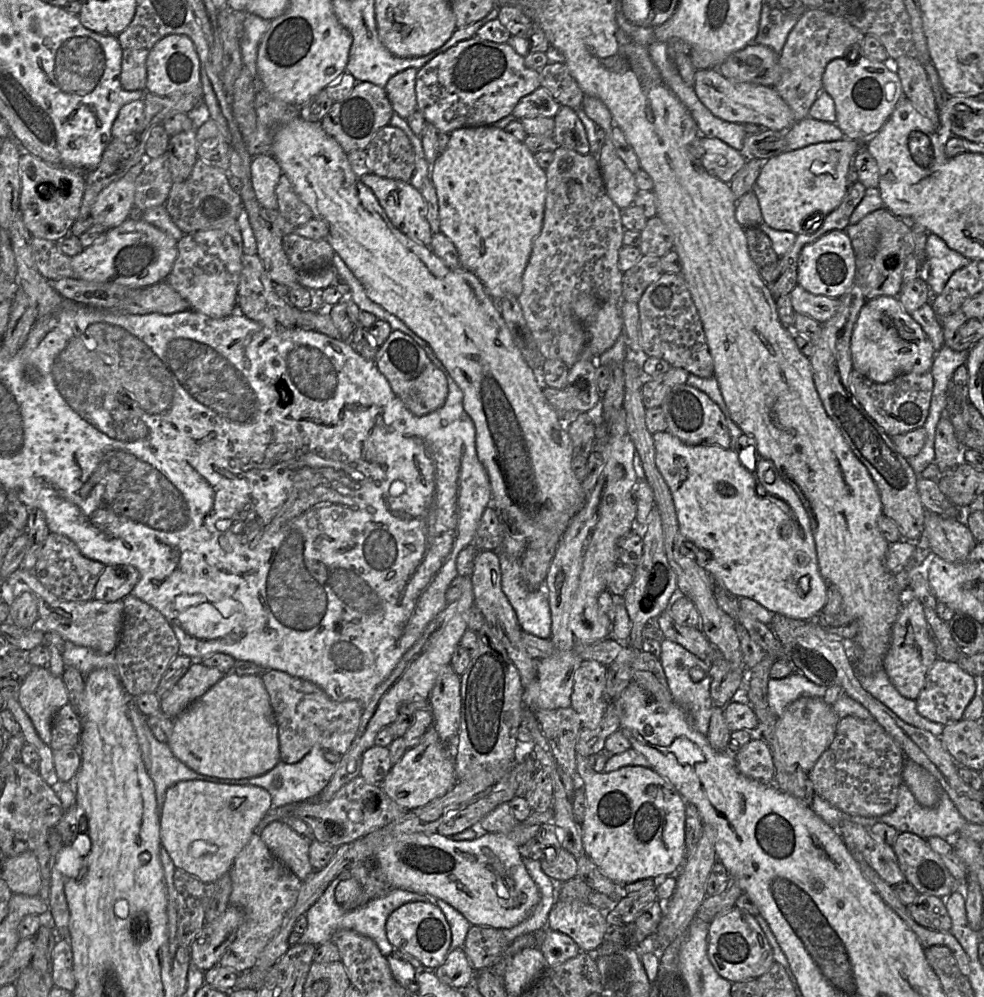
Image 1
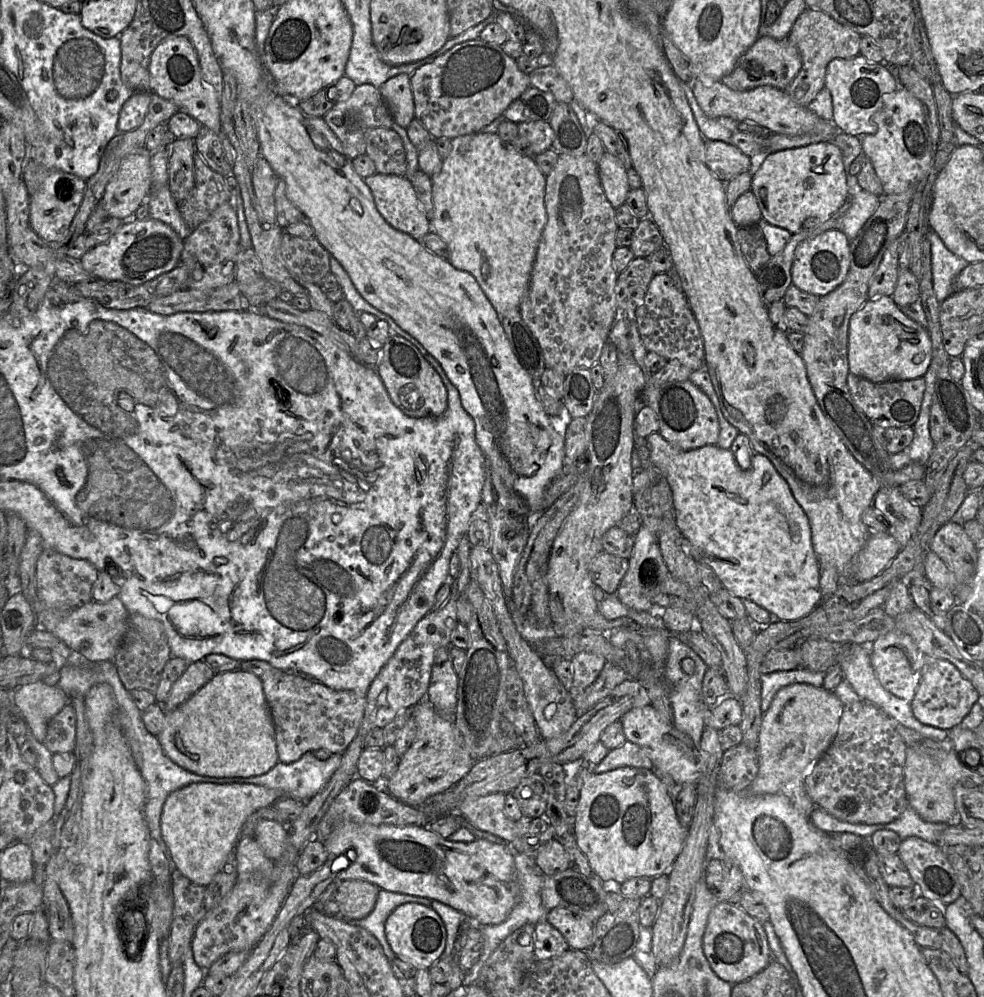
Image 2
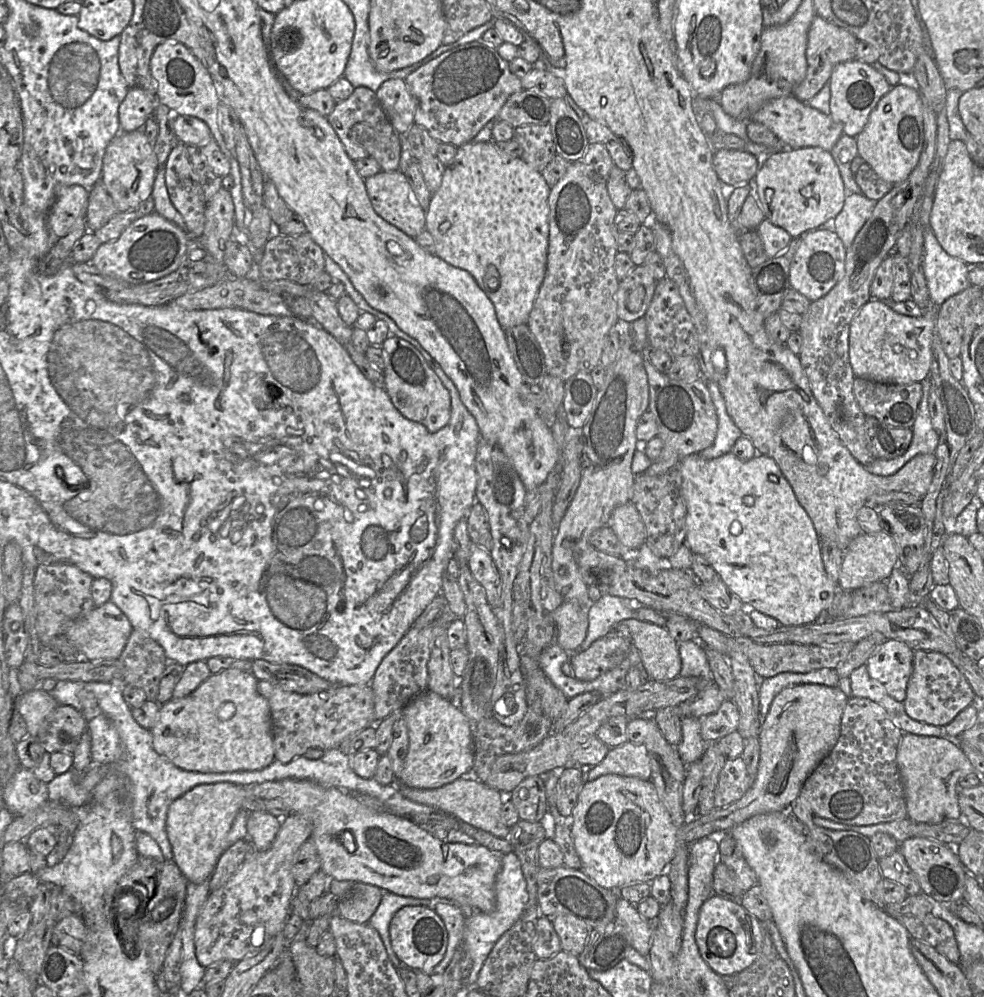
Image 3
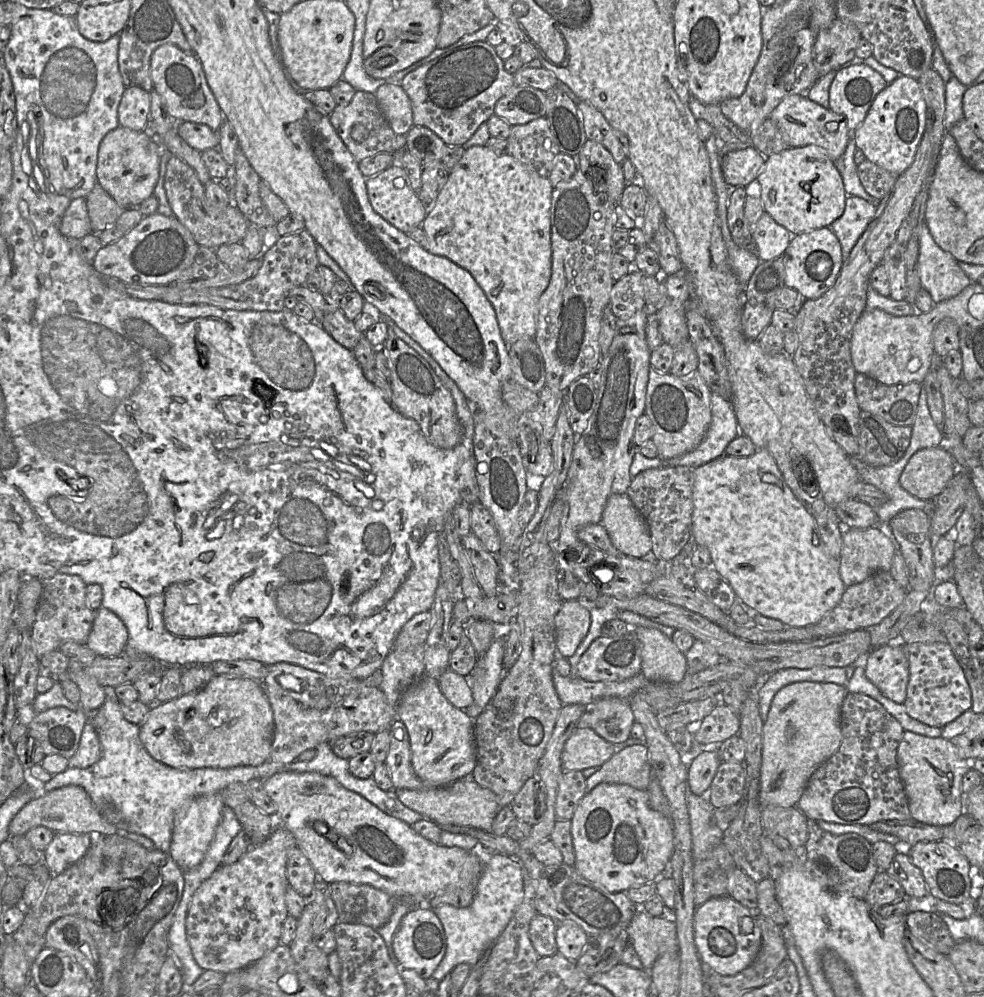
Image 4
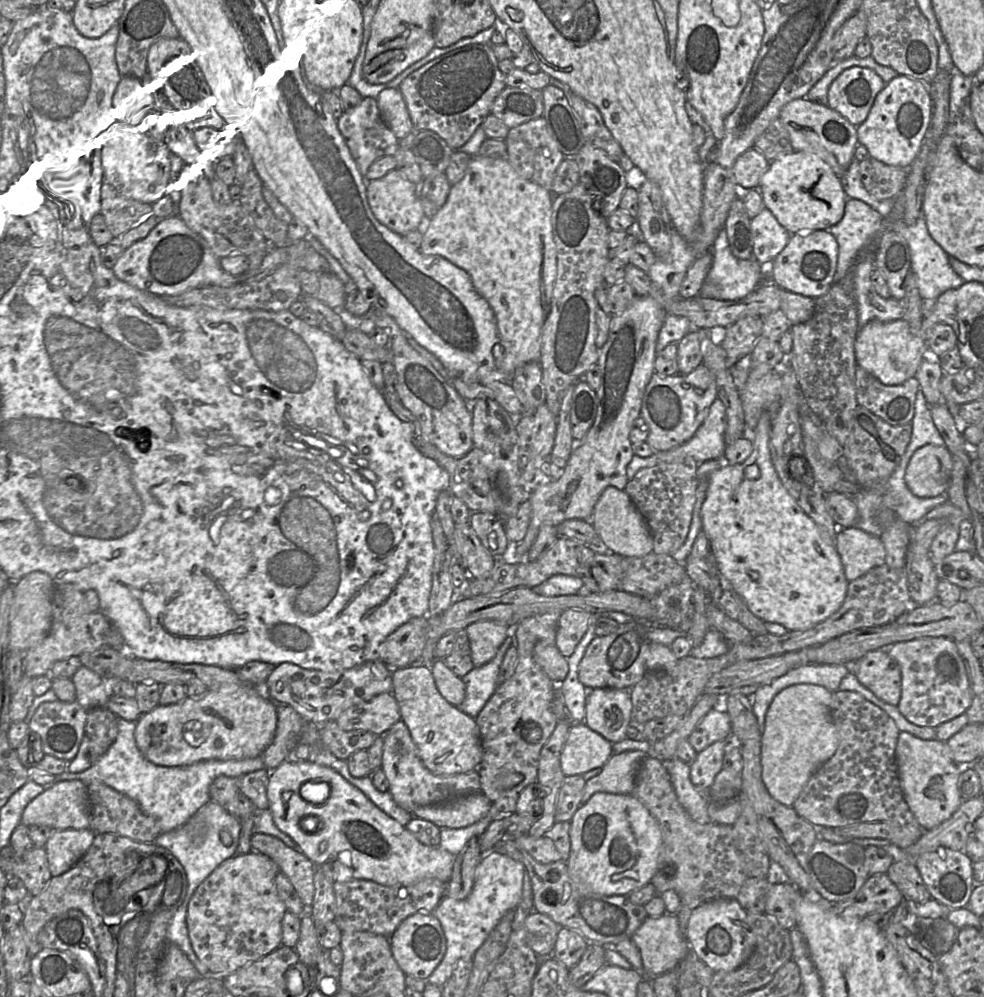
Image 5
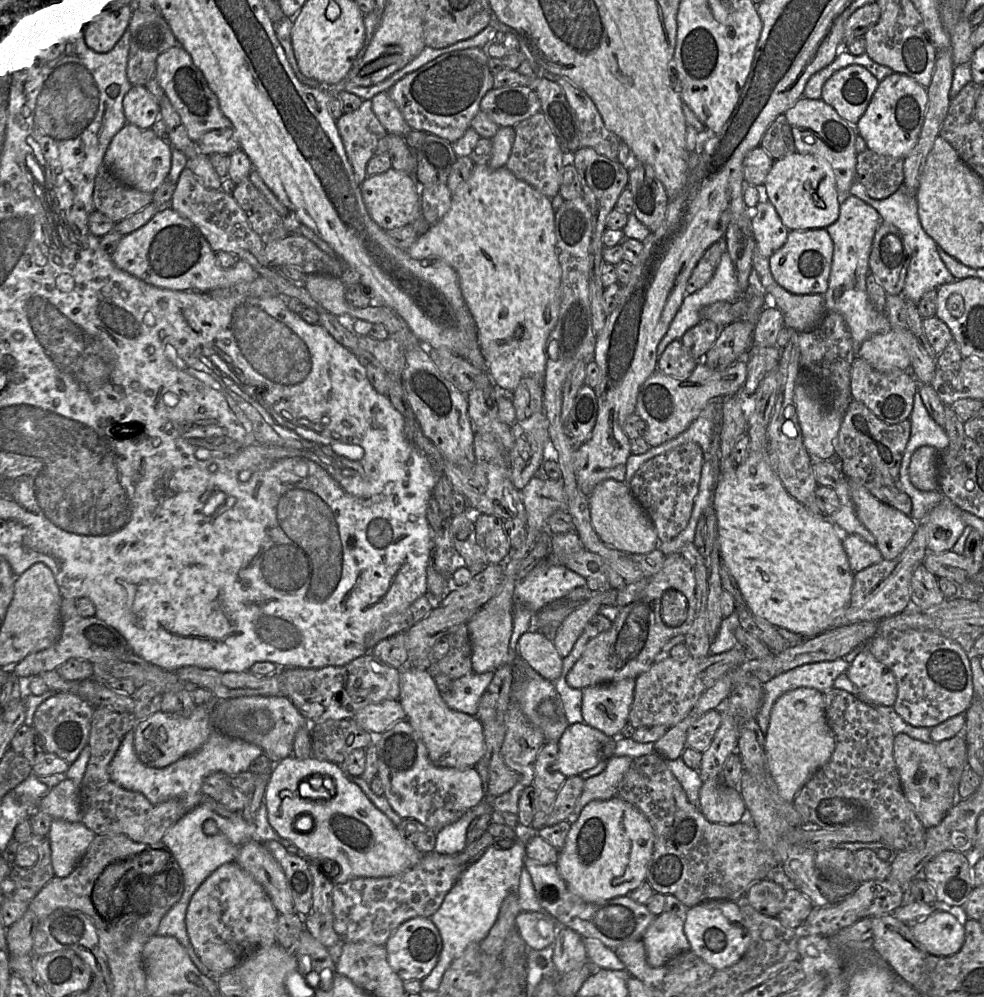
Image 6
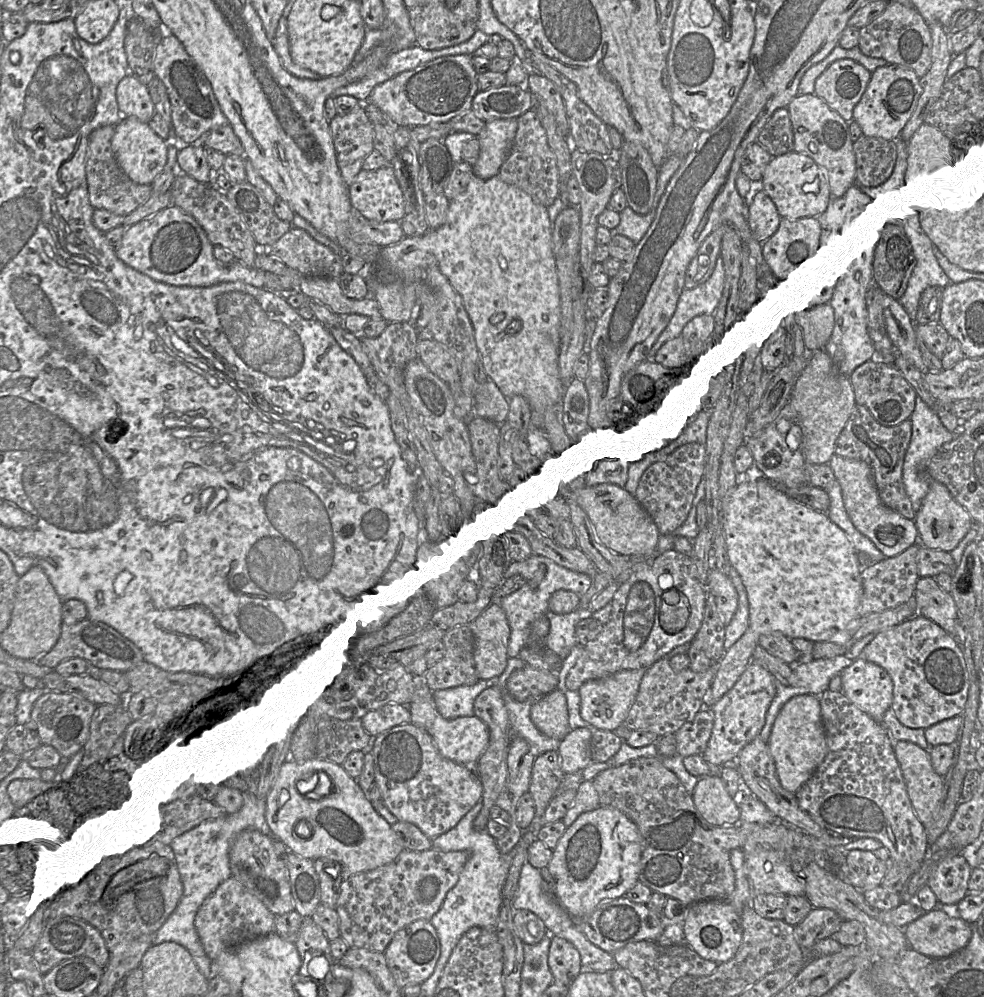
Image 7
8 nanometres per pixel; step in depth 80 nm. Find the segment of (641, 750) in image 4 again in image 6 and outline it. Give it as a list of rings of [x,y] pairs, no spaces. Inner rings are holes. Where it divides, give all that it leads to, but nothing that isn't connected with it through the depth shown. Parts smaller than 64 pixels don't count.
[[[614,755],[607,760],[606,768],[602,773],[586,779],[574,811],[567,821],[574,823],[584,807],[591,801],[606,801],[616,797],[619,784],[633,760],[631,757]]]

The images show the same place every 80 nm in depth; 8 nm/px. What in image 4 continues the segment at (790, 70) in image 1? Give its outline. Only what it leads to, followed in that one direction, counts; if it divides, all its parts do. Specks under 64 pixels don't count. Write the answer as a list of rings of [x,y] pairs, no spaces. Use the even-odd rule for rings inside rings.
[[[839,19],[821,31],[813,47],[813,61],[819,78],[849,64],[856,57],[861,38],[859,30],[853,24]]]

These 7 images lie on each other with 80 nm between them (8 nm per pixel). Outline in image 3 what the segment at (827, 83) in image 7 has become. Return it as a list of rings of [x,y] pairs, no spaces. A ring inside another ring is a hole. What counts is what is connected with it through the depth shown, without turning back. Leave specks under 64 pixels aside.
[[[857,58],[834,67],[830,79],[830,116],[843,128],[843,134],[856,137],[865,127],[871,111],[891,89],[885,77],[872,65]]]

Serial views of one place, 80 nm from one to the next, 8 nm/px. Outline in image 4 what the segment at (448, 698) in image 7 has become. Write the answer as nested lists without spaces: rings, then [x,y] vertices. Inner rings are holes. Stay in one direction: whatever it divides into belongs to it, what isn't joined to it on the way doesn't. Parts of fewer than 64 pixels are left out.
[[[500,633],[487,652],[479,657],[474,669],[465,677],[473,695],[473,703],[466,713],[475,720],[492,701],[501,679],[505,676],[503,657],[506,633]]]

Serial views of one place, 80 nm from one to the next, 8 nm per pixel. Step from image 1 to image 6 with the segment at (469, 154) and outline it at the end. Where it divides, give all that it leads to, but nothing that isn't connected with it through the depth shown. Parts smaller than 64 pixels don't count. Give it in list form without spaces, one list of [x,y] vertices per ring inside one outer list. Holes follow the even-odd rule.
[[[487,164],[475,165],[469,179],[452,194],[450,209],[436,224],[417,238],[407,249],[408,255],[416,260],[441,259],[455,269],[459,285],[467,307],[474,318],[477,327],[478,343],[485,359],[486,370],[496,383],[505,390],[514,392],[521,379],[531,376],[543,376],[546,371],[548,338],[555,328],[561,303],[561,266],[559,264],[555,245],[555,212],[551,199],[540,193],[526,182],[518,179],[507,167],[491,169]]]

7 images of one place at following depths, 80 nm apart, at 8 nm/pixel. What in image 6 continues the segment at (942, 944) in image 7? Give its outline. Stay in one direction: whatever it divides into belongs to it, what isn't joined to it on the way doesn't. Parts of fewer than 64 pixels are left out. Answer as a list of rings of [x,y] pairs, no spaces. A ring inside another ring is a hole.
[[[936,910],[909,926],[914,941],[929,956],[951,956],[958,952],[964,943],[964,925],[952,914],[942,910]]]

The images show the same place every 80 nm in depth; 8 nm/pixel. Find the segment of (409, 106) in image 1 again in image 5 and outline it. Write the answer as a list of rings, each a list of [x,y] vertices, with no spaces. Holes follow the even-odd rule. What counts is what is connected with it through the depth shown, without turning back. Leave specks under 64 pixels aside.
[[[398,88],[381,90],[376,102],[384,122],[397,139],[401,139],[414,131],[406,103]]]

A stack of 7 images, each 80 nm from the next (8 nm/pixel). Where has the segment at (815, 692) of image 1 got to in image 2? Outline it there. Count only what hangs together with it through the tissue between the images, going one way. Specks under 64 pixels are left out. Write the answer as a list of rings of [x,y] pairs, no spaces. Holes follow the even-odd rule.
[[[805,669],[779,671],[761,676],[761,710],[765,714],[770,708],[776,693],[790,685],[807,684],[816,688],[824,688],[824,673],[811,672]]]

